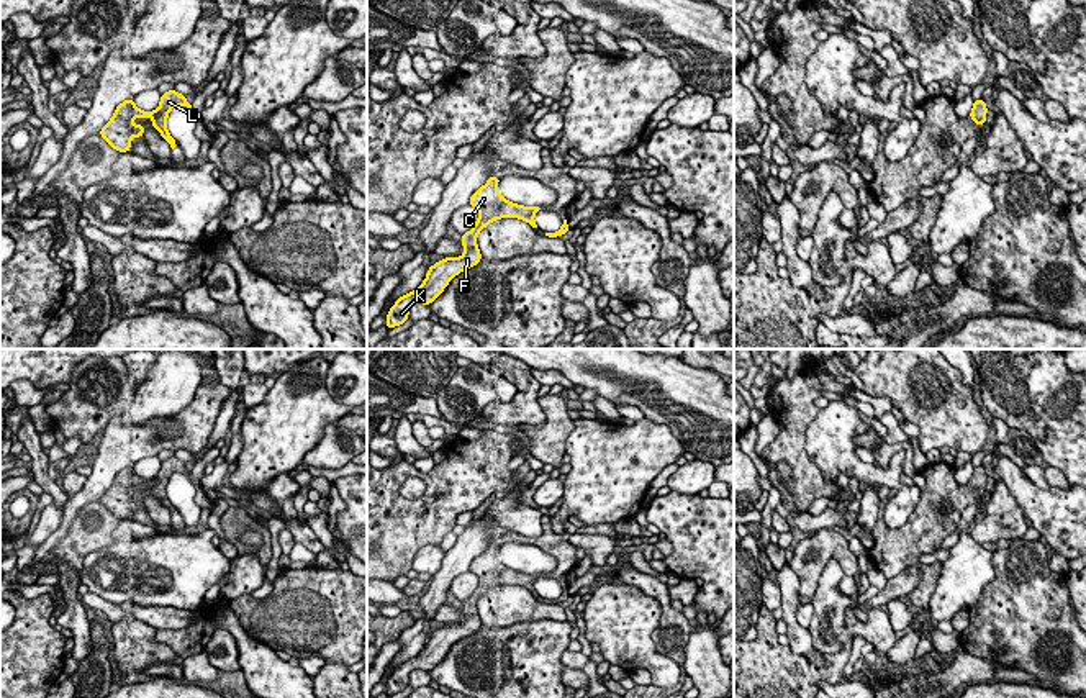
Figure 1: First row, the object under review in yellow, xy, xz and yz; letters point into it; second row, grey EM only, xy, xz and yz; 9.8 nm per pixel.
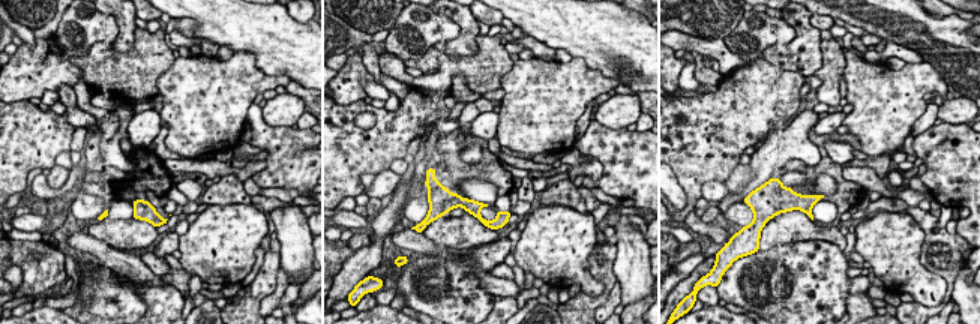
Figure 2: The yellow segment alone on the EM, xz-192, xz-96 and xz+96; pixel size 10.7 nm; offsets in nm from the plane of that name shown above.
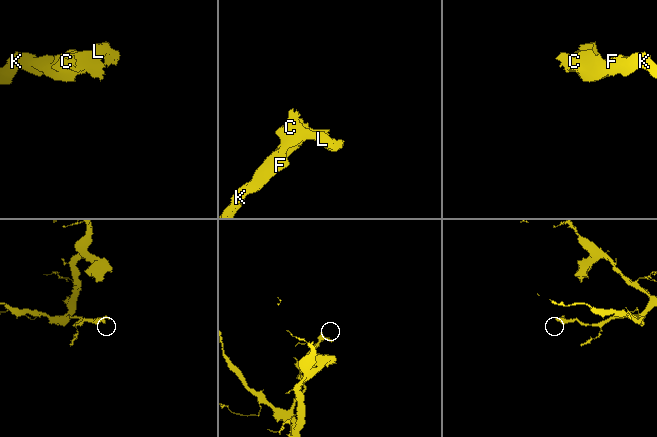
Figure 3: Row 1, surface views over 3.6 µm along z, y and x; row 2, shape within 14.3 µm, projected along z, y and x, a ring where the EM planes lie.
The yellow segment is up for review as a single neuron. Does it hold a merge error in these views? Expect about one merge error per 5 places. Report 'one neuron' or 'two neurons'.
one neuron

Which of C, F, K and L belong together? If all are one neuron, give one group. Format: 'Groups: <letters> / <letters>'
Groups: C F K L

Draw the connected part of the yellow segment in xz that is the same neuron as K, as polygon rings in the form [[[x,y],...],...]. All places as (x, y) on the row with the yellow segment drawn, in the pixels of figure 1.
[[[491,175],[488,182],[470,197],[468,205],[478,210],[478,220],[468,233],[462,234],[460,244],[465,247],[465,252],[460,257],[446,257],[444,261],[431,265],[424,282],[416,290],[400,297],[387,313],[387,329],[403,324],[408,320],[410,306],[413,303],[431,305],[457,274],[482,261],[477,236],[491,221],[500,218],[519,218],[527,221],[532,228],[537,228],[534,215],[541,208],[508,202],[498,192],[500,180],[501,179]]]

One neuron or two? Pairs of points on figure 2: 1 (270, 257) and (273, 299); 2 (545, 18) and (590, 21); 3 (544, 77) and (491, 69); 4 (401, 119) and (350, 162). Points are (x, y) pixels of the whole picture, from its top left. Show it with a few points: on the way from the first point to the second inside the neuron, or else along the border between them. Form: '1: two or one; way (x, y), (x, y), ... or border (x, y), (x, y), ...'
1: two; border (279, 267), (275, 276), (275, 288), (258, 308)
2: one; way (556, 18), (560, 21), (580, 21)
3: two; border (515, 62), (502, 77), (500, 87)
4: one; way (392, 132), (374, 150), (363, 152)

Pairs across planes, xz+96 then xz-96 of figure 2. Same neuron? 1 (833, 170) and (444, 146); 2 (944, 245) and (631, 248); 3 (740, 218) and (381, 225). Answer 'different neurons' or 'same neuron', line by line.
1: same neuron
2: different neurons
3: different neurons

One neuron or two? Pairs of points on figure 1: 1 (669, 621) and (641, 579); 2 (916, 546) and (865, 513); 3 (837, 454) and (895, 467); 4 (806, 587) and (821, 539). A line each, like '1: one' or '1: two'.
1: one
2: two
3: one
4: one

